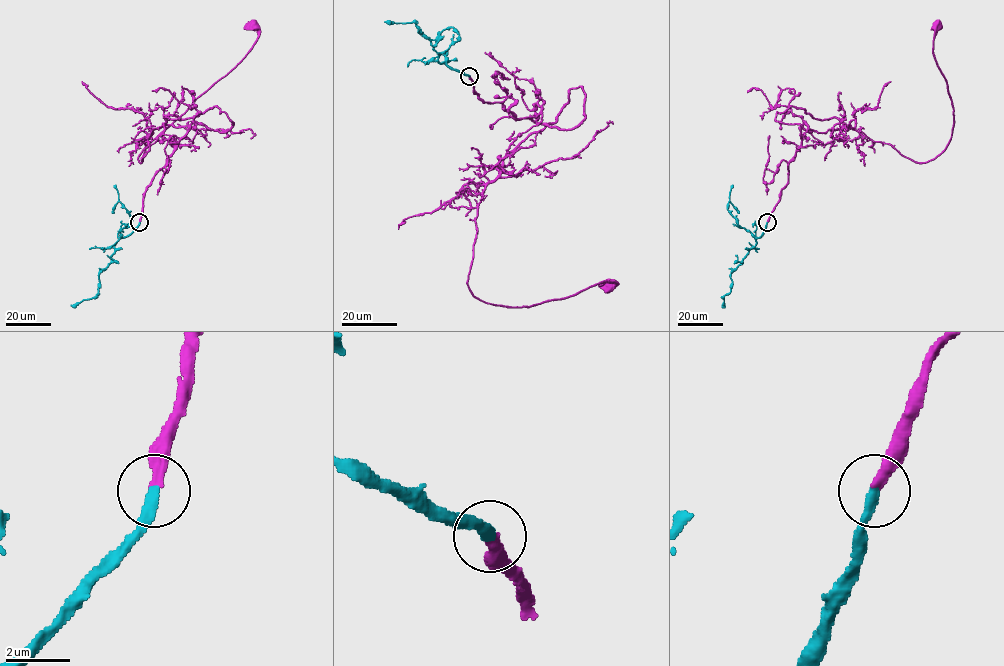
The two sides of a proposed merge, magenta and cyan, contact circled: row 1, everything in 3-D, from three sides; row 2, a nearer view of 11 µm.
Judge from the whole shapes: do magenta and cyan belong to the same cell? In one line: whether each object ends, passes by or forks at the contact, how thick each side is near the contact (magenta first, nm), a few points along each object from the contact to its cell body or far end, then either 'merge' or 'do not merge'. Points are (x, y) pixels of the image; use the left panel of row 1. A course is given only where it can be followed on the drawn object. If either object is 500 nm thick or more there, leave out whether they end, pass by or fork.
magenta ends; cyan ends; calibres 280 and 340 nm; course magenta (139, 222), (188, 127), (233, 123), (217, 107), (146, 139), (140, 162), (245, 56), (254, 25); course cyan (139, 222), (115, 245), (111, 261), (99, 273), (98, 293), (71, 305); merge

